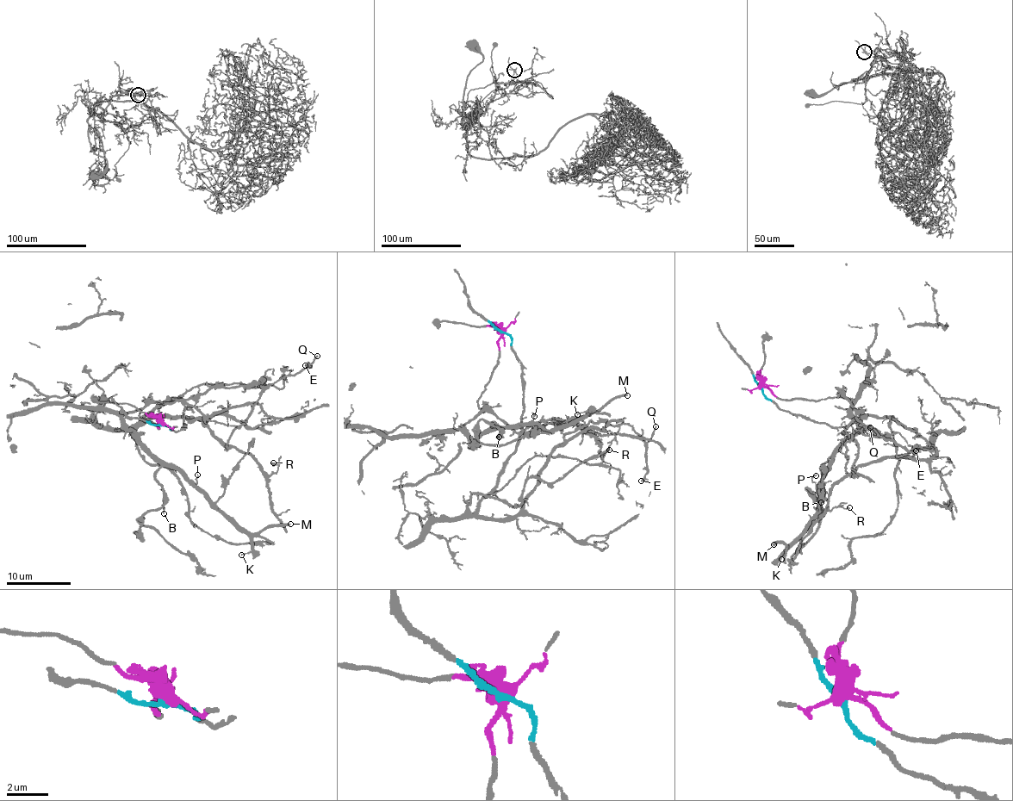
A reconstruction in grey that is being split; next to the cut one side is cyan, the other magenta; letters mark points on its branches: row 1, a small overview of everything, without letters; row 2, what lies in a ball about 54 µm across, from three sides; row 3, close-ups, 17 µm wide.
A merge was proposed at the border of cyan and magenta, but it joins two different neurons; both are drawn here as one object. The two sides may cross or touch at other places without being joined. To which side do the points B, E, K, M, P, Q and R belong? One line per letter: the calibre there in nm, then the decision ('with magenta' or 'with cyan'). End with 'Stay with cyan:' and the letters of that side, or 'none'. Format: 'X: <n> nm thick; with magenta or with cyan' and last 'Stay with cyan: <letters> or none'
B: 150 nm thick; with magenta
E: 240 nm thick; with cyan
K: 130 nm thick; with magenta
M: 280 nm thick; with magenta
P: 110 nm thick; with magenta
Q: 150 nm thick; with cyan
R: 140 nm thick; with cyan
Stay with cyan: E, Q, R

